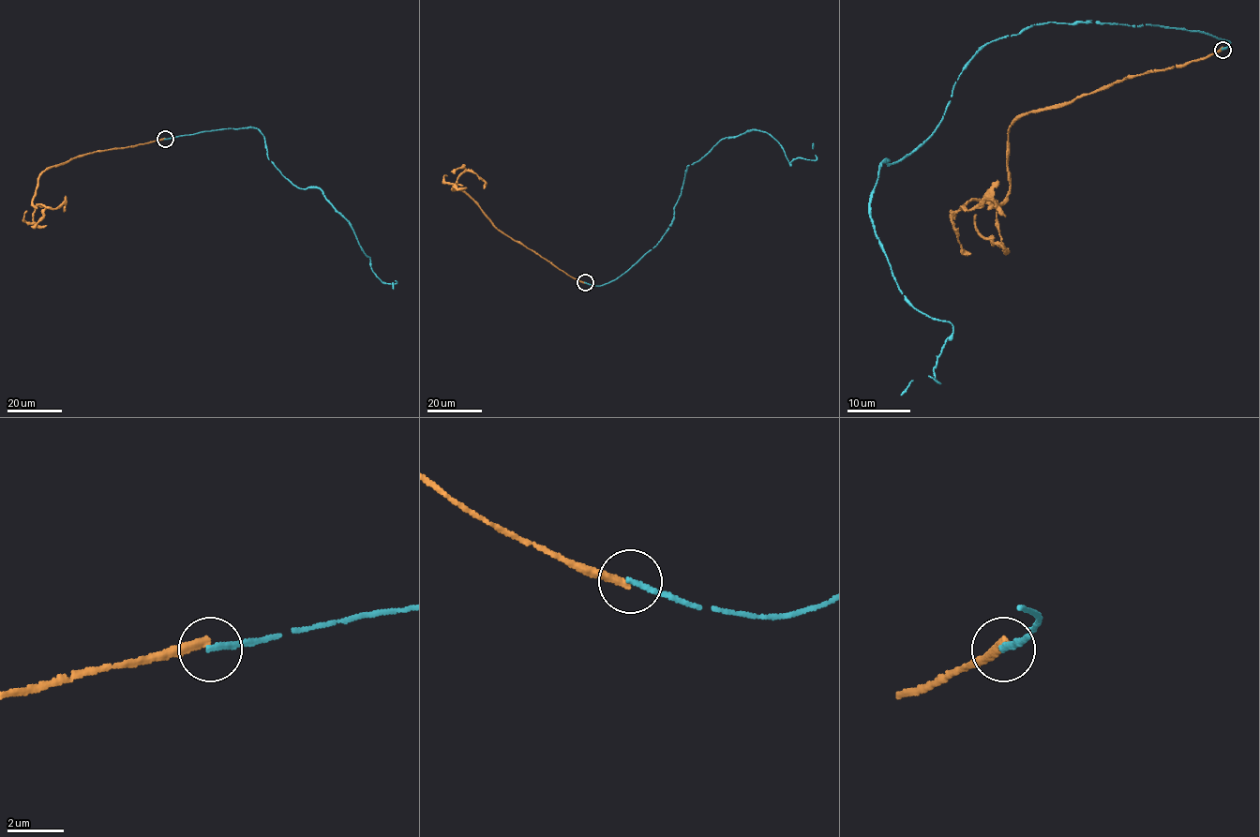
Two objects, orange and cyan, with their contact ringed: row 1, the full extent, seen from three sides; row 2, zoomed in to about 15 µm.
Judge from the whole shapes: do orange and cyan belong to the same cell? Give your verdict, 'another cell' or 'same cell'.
another cell

